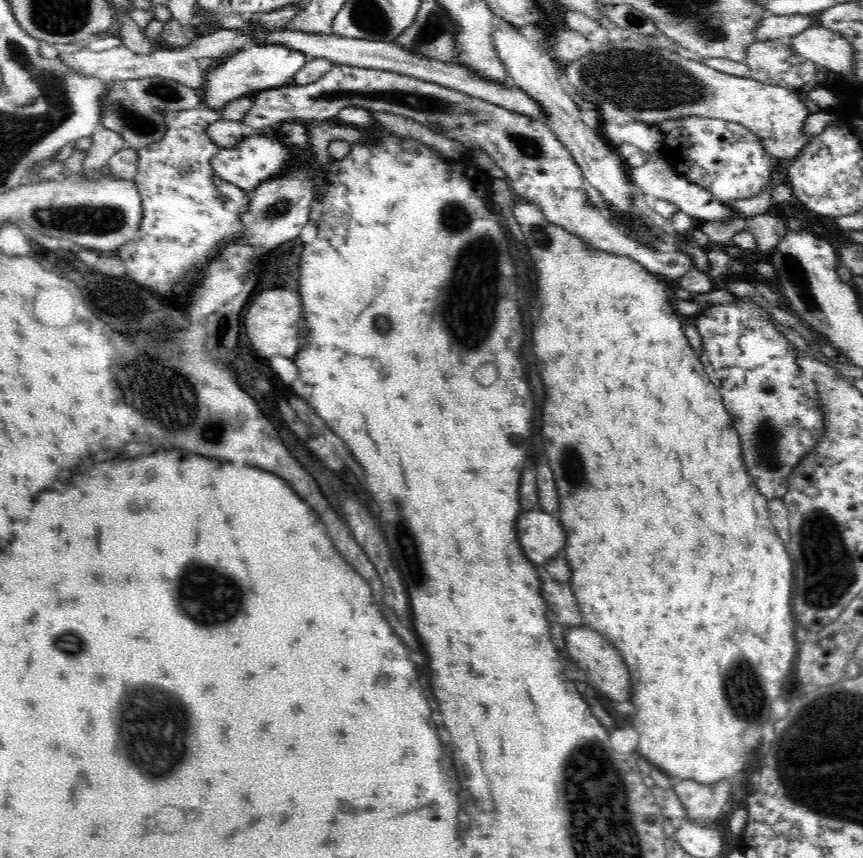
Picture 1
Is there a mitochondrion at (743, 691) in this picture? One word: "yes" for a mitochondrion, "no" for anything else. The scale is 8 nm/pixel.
yes

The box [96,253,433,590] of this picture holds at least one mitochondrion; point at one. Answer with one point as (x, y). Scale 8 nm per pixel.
(140, 391)

